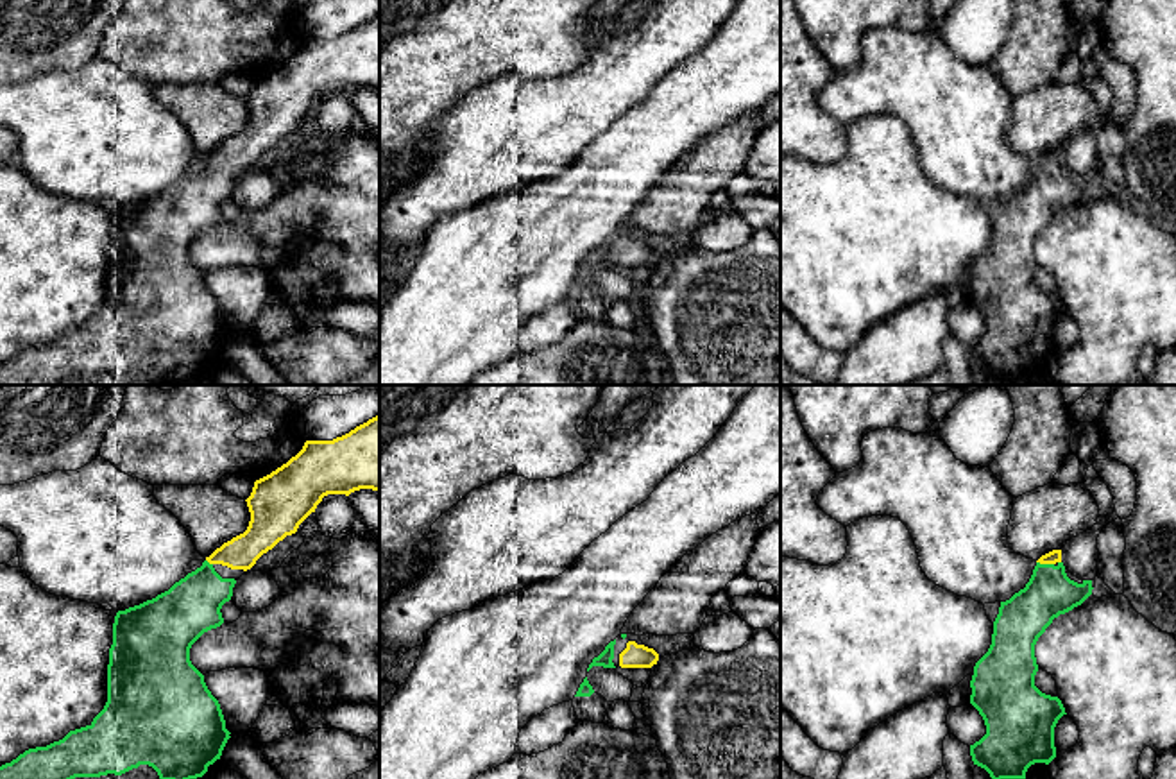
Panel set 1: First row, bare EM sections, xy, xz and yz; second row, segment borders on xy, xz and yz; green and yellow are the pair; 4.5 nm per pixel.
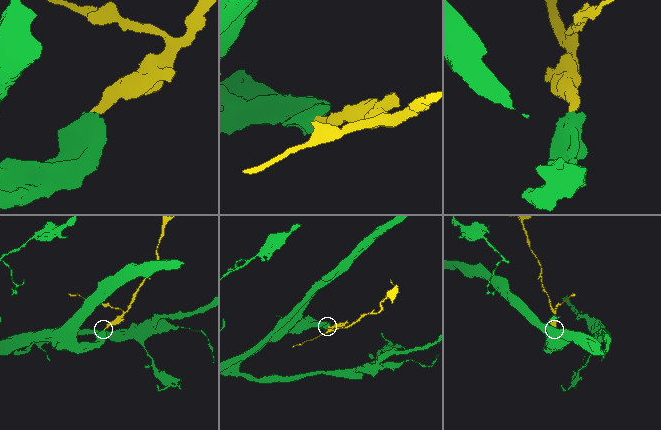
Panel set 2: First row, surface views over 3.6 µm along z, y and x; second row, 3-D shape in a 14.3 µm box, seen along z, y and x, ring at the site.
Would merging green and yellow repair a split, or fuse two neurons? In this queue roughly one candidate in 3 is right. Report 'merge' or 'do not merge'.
merge

